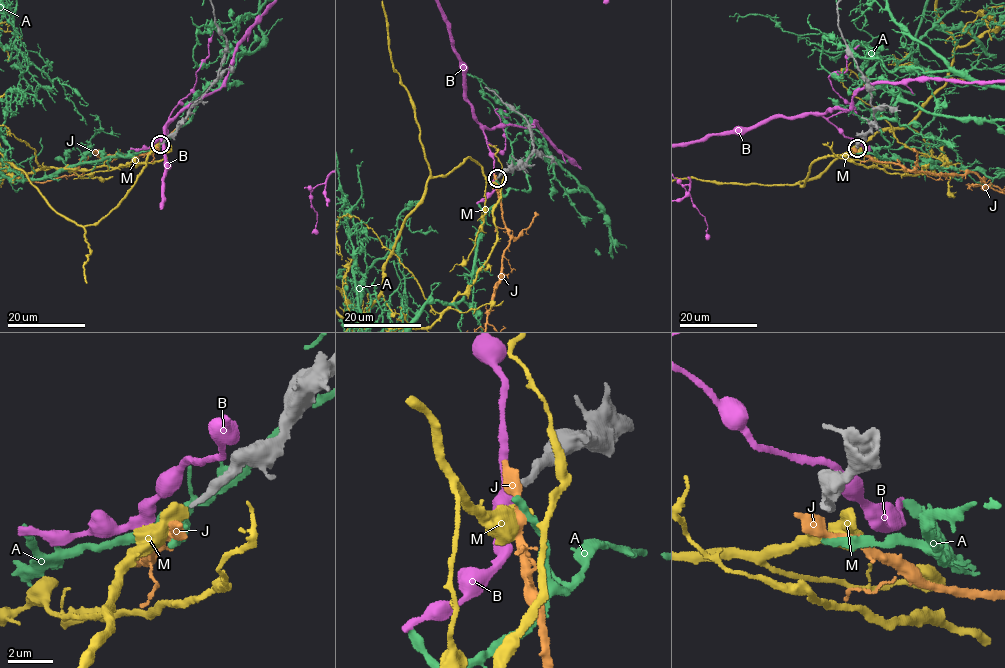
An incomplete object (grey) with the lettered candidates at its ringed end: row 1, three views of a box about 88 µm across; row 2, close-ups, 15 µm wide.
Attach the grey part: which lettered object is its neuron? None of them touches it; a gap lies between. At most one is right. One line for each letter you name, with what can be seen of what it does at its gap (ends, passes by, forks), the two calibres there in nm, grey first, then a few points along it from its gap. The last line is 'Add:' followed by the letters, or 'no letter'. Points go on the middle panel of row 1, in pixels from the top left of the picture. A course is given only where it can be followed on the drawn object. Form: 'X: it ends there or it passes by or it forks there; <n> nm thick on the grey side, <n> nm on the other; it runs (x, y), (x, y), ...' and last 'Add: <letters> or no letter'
Add: no letter

